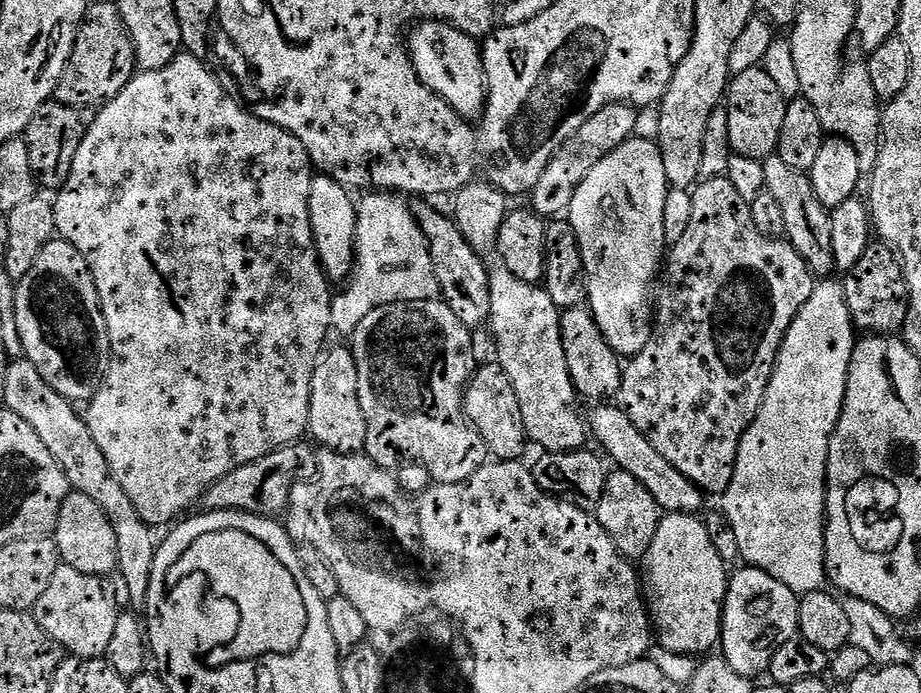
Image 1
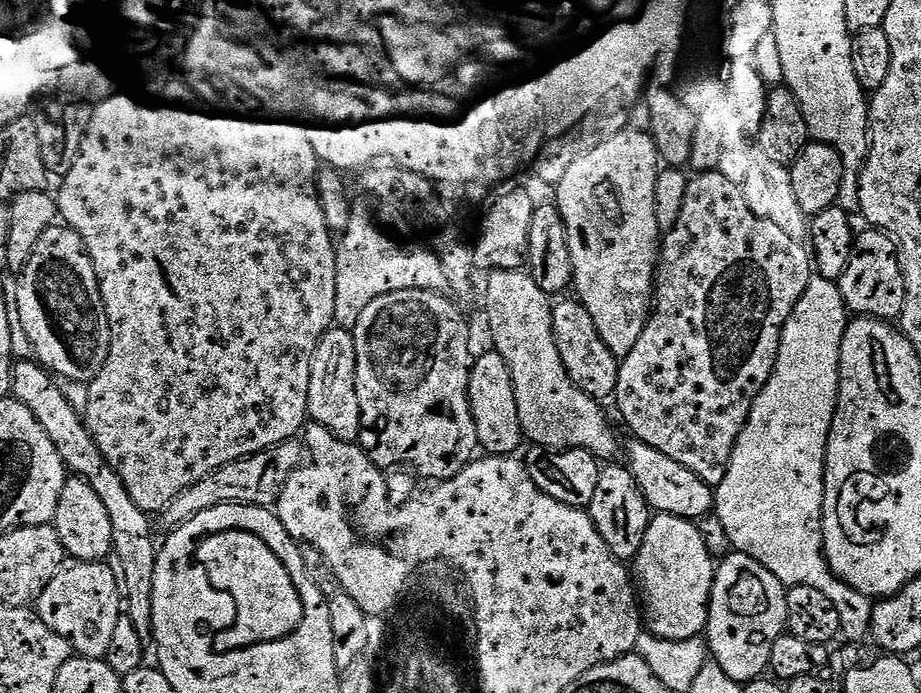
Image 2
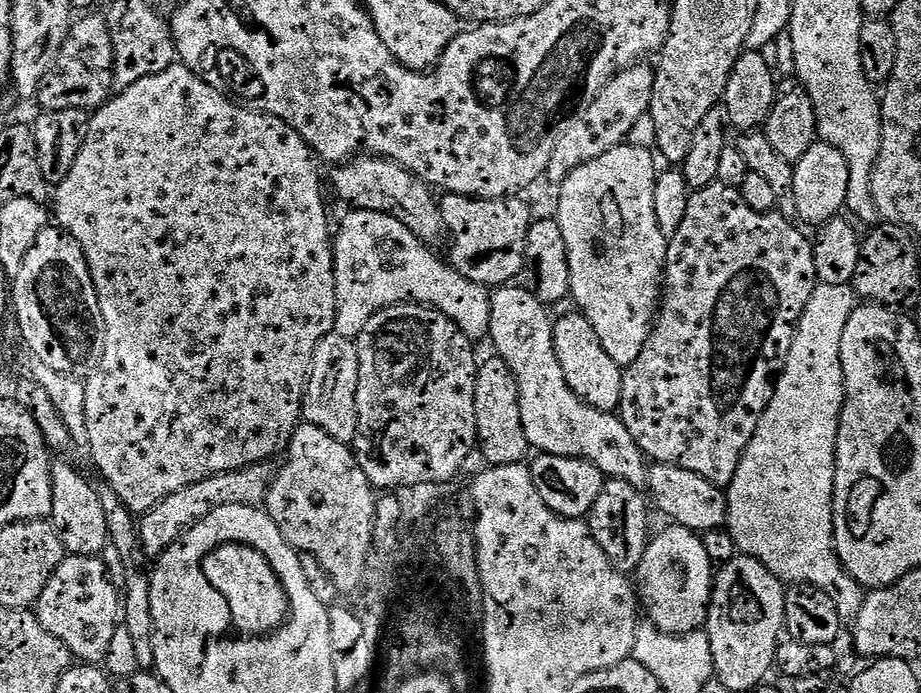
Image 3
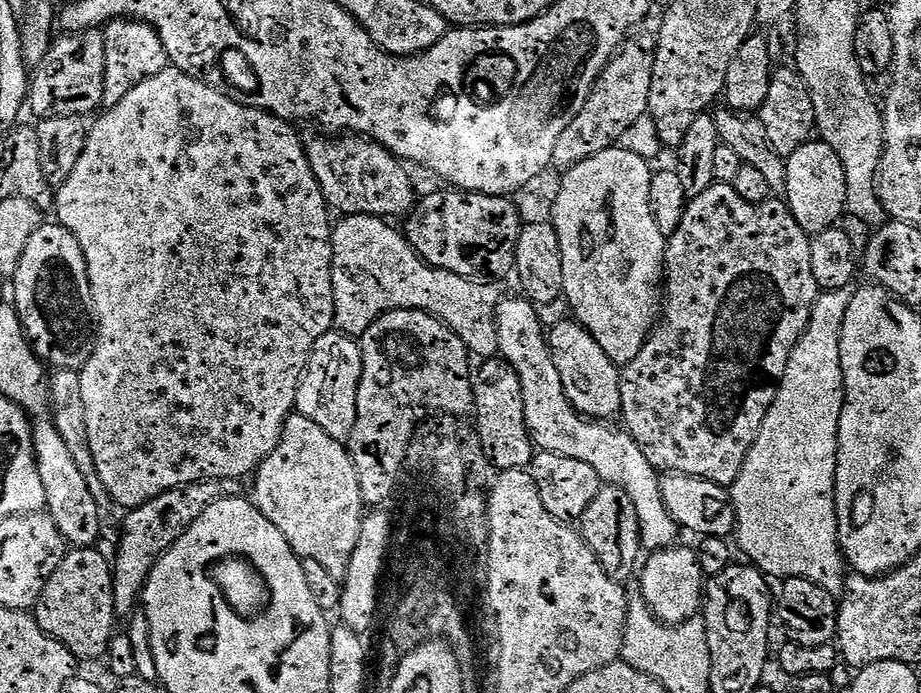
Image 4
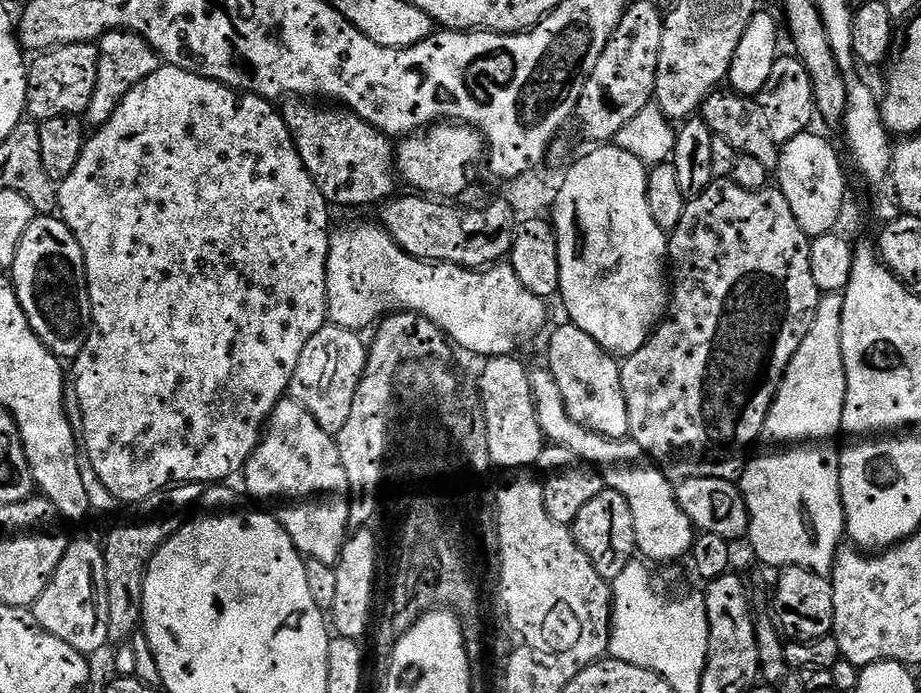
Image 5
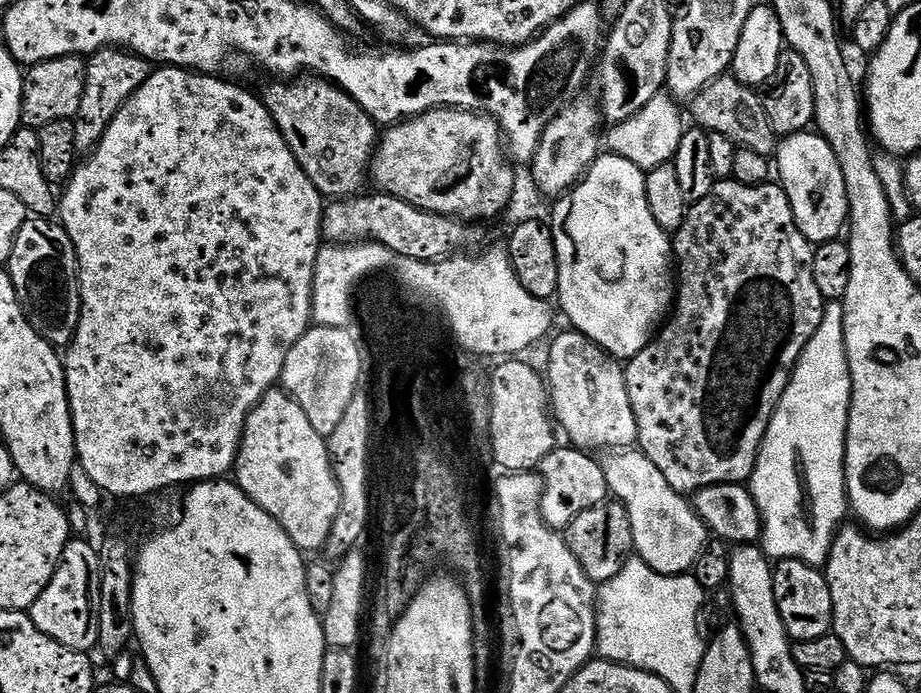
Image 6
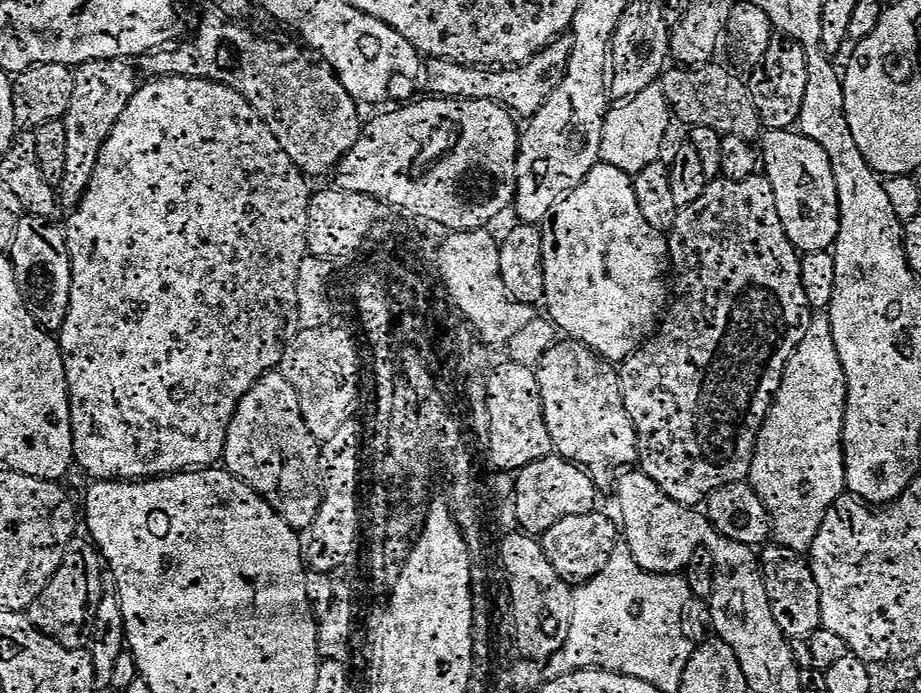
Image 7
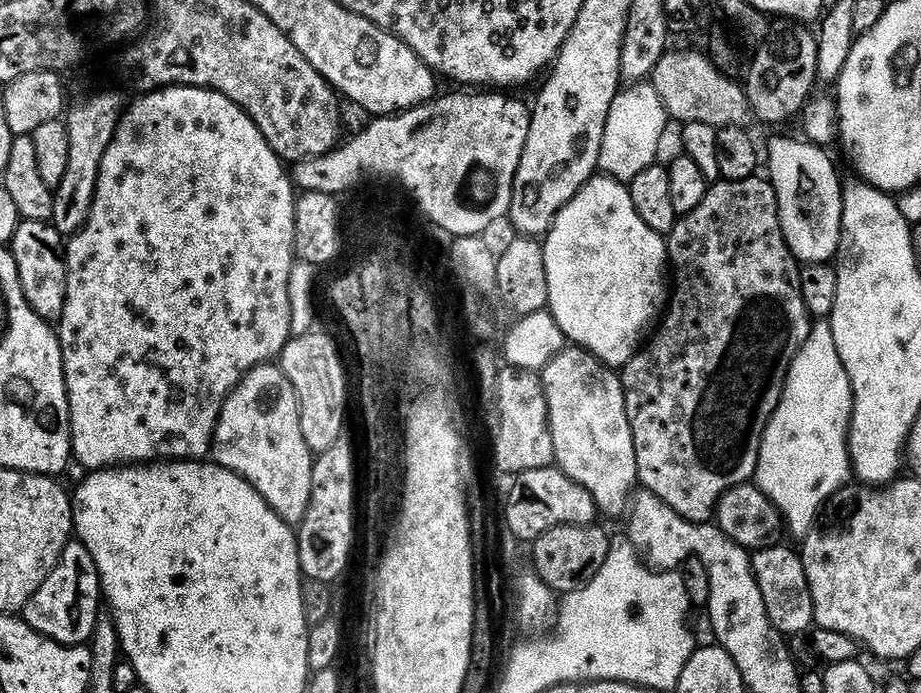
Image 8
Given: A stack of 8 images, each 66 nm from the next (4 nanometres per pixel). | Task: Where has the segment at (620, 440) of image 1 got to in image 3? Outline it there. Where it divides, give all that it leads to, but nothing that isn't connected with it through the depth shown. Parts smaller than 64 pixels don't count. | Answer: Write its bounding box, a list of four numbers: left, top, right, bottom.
[647,463,728,534]

